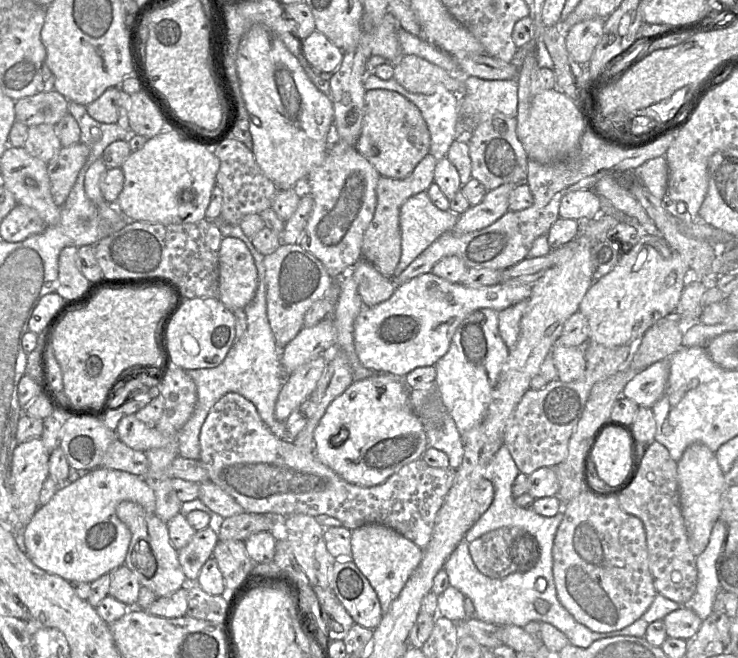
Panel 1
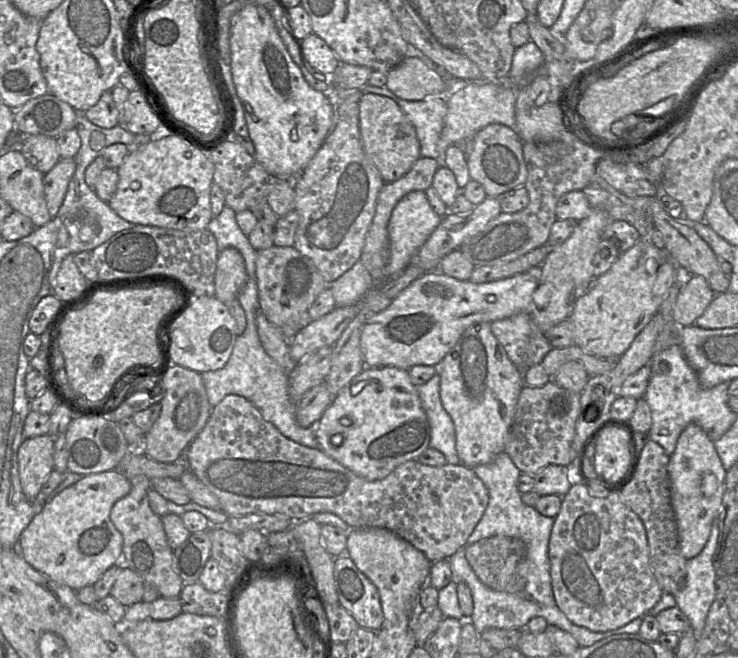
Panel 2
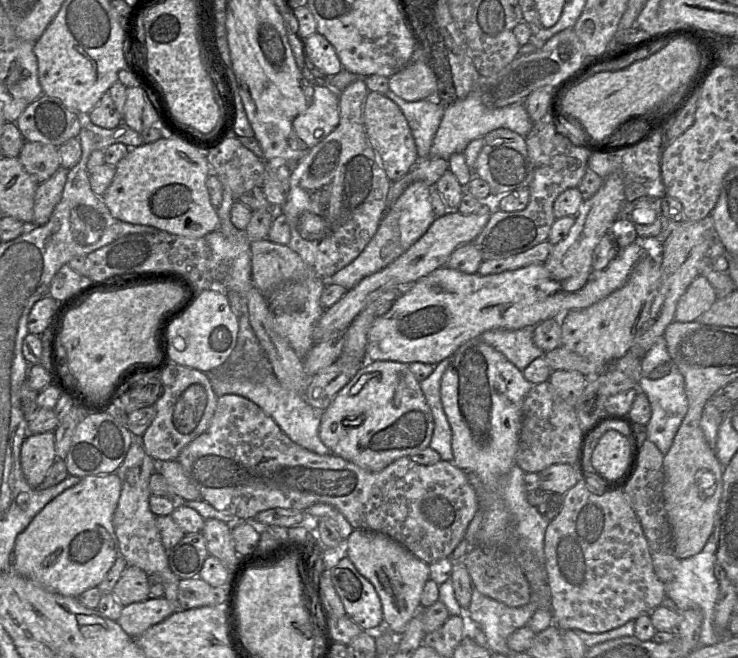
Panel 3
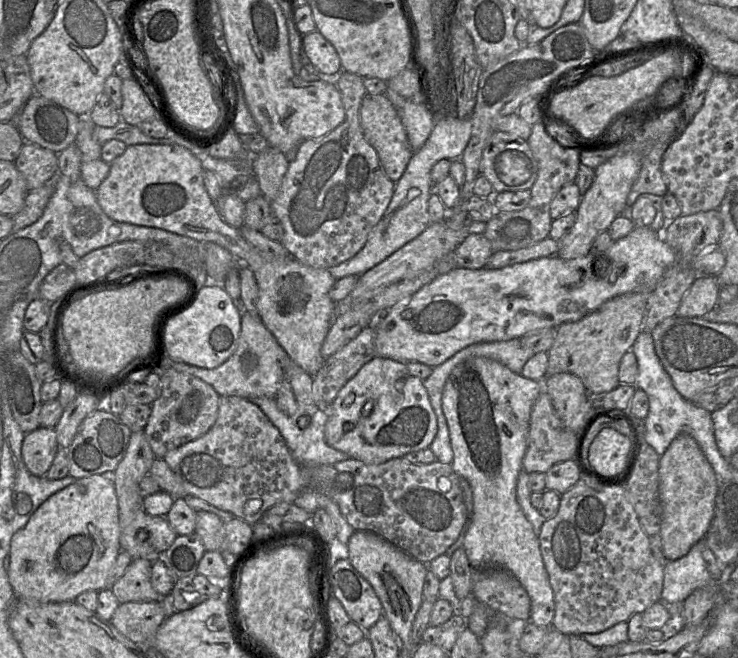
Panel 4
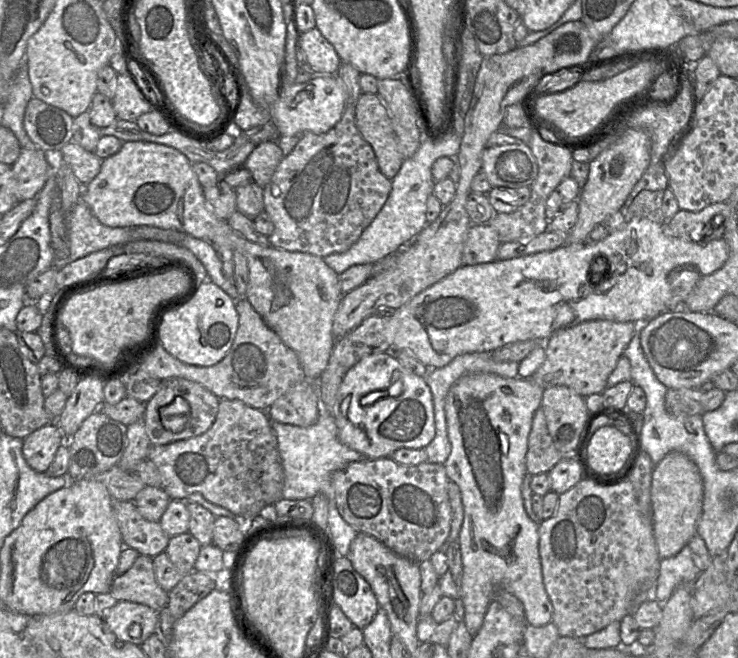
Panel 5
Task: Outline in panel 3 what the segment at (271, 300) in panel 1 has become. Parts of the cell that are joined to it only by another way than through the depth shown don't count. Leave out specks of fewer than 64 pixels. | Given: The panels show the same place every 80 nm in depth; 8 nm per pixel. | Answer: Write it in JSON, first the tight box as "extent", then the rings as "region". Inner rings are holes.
{"extent":[251,241,320,299],"region":[[[252,241],[251,256],[253,284],[265,299],[283,281],[303,282],[320,277],[288,245]]]}

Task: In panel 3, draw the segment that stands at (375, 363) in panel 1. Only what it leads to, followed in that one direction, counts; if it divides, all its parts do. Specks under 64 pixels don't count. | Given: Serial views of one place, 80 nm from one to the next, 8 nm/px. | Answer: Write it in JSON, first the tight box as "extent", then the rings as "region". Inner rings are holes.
{"extent":[366,238,648,365],"region":[[[637,238],[627,247],[619,248],[618,254],[605,269],[593,269],[585,286],[576,292],[564,291],[561,283],[552,277],[544,264],[533,264],[488,276],[481,276],[477,273],[466,274],[448,267],[441,267],[413,283],[411,289],[393,303],[388,313],[374,320],[368,331],[366,361],[437,365],[454,354],[462,344],[479,337],[486,331],[518,330],[527,326],[536,326],[545,320],[560,318],[568,311],[587,308],[623,287],[637,262],[647,254],[648,249]]]}

